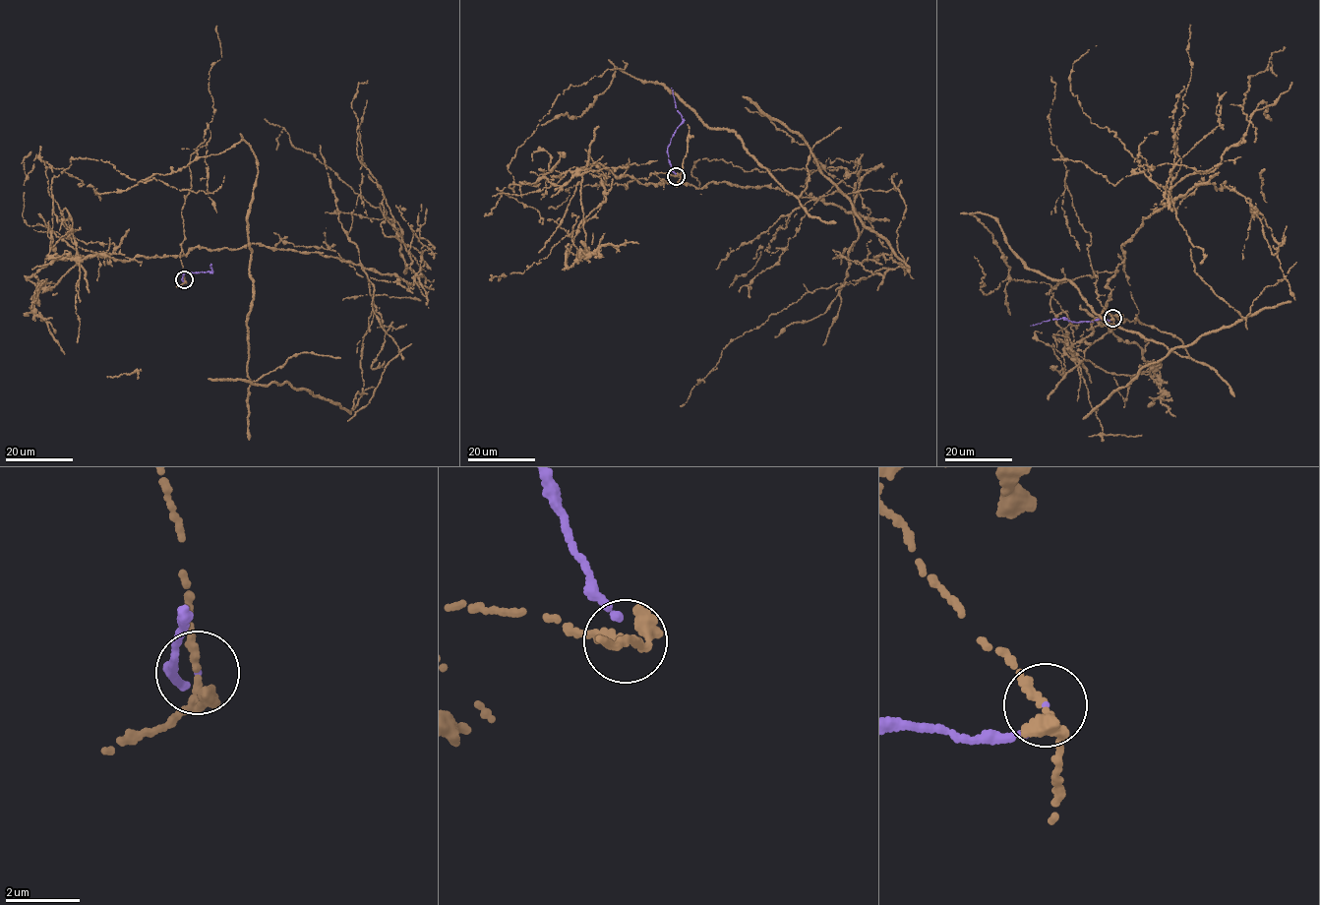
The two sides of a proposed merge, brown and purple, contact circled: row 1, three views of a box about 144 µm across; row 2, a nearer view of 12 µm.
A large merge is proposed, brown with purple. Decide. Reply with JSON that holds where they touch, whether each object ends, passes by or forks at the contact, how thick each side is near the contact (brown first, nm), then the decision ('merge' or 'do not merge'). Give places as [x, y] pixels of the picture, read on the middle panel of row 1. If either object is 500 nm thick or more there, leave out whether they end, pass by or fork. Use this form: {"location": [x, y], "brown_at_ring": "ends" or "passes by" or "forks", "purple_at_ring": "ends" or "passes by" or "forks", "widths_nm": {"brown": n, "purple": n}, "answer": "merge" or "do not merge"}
{"location": [676, 176], "brown_at_ring": "forks", "purple_at_ring": "ends", "widths_nm": {"brown": 240, "purple": 100}, "answer": "do not merge"}

